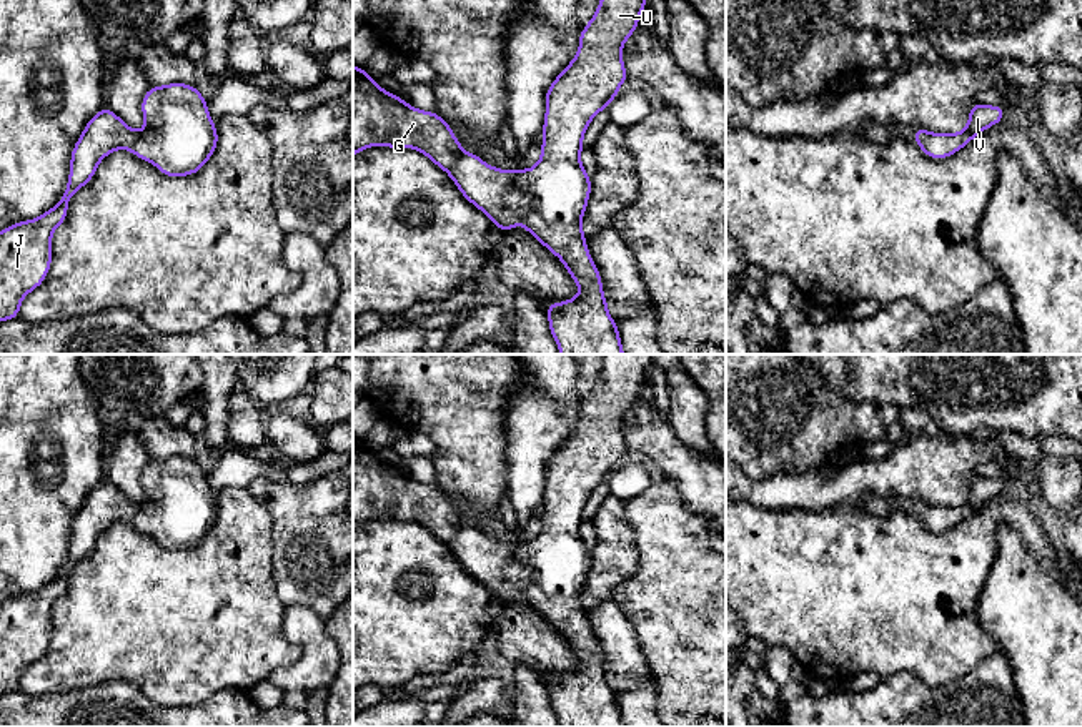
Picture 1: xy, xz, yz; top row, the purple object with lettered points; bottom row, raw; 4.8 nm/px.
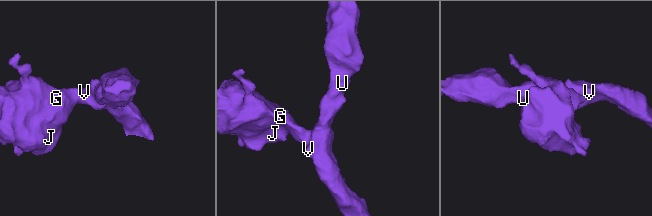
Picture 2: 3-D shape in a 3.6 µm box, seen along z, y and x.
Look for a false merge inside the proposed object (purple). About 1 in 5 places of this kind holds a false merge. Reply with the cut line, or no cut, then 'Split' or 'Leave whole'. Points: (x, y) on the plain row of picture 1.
No split. Leave whole

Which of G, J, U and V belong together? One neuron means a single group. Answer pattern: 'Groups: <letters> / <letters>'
Groups: G J U V

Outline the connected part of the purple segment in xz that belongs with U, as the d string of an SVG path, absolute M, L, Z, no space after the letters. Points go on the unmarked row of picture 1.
M603 354L601 374L594 389L581 403L579 421L569 438L554 451L548 461L546 487L543 496L544 512L541 516L541 531L529 542L499 542L484 536L478 527L463 522L451 499L433 484L423 484L408 477L403 471L383 462L360 439L353 438L353 529L370 519L413 521L426 527L434 537L444 542L454 554L461 567L479 581L501 604L523 597L543 619L556 627L574 655L579 667L563 675L549 675L546 689L549 704L561 727L624 727L618 697L608 685L608 674L603 665L601 647L586 619L583 606L583 587L591 569L591 549L581 537L583 509L591 492L618 469L619 459L629 446L623 436L623 418L636 404L638 393L646 381L646 368L654 354Z

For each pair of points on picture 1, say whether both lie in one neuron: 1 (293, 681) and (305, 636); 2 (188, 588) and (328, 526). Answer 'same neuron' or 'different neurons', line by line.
1: same neuron
2: different neurons

